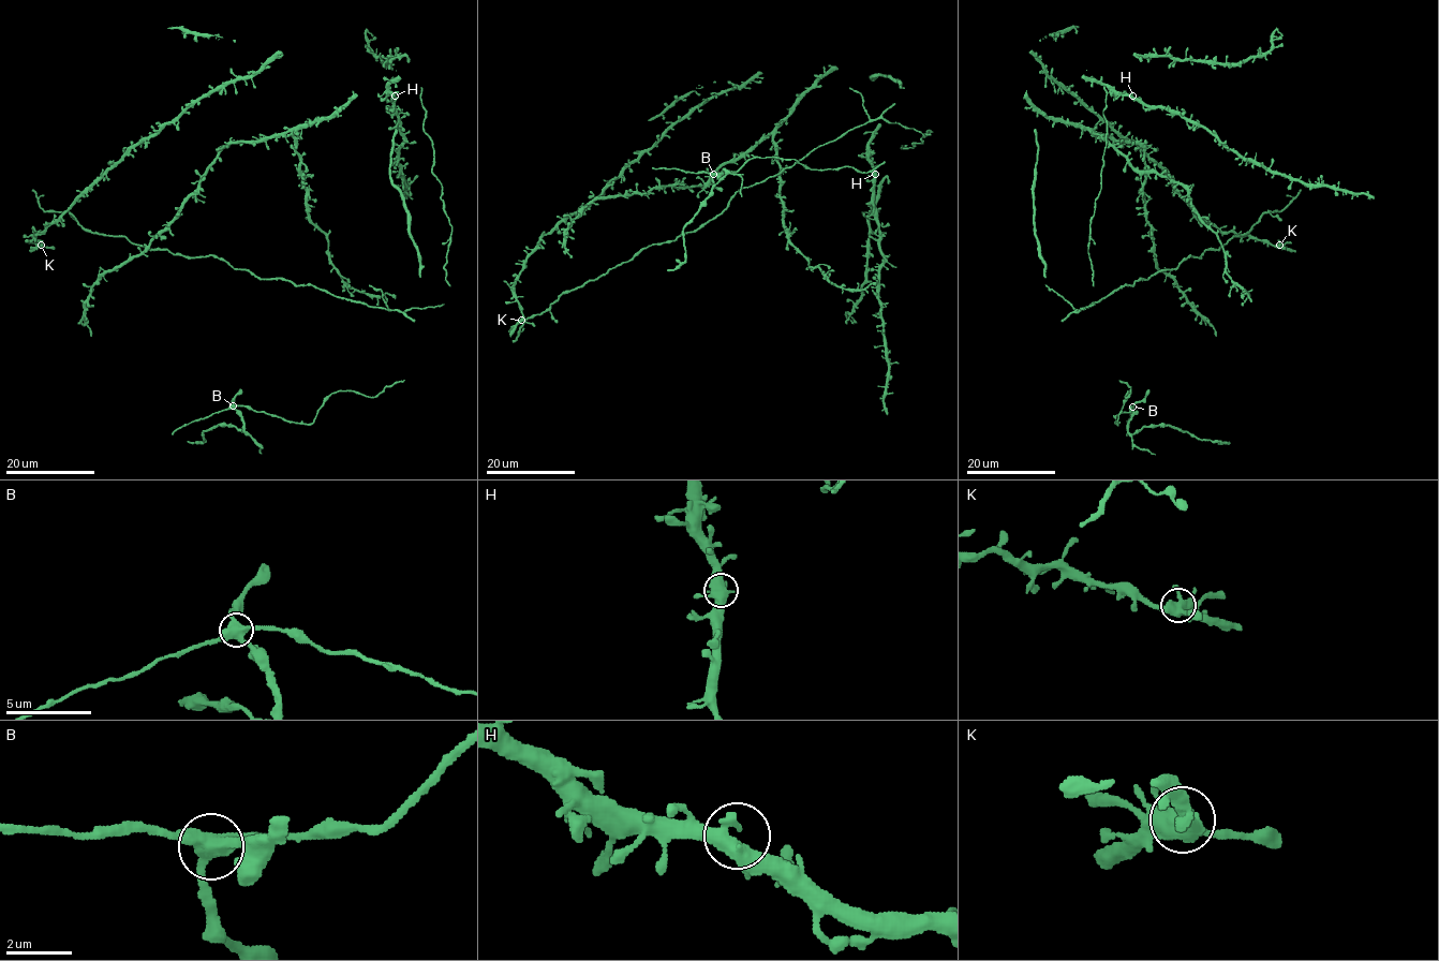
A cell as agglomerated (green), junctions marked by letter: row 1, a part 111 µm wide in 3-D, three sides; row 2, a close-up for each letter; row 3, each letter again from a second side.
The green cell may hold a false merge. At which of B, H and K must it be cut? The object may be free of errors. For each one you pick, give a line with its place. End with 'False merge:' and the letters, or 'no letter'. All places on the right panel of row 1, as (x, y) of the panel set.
B: place (1132, 407)
False merge: B

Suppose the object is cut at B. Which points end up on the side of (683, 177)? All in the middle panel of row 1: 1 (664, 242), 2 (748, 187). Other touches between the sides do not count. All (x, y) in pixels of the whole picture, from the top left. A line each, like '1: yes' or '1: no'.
1: yes
2: yes

